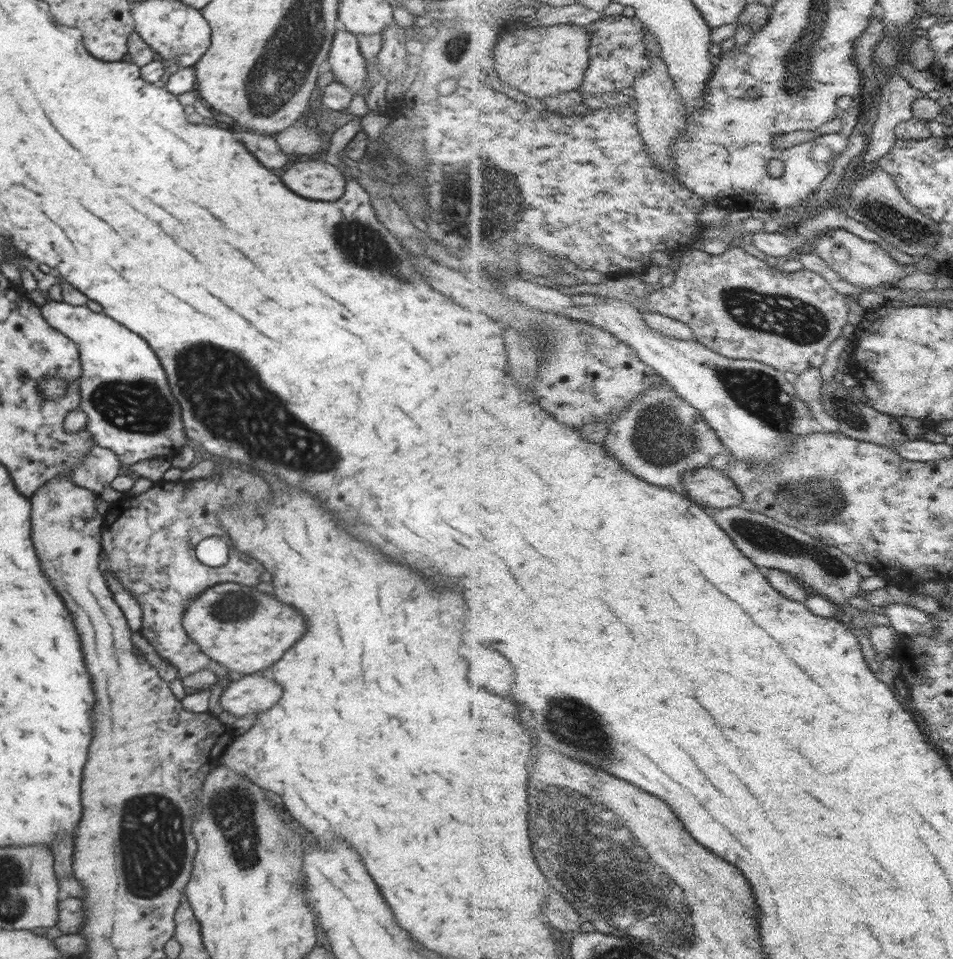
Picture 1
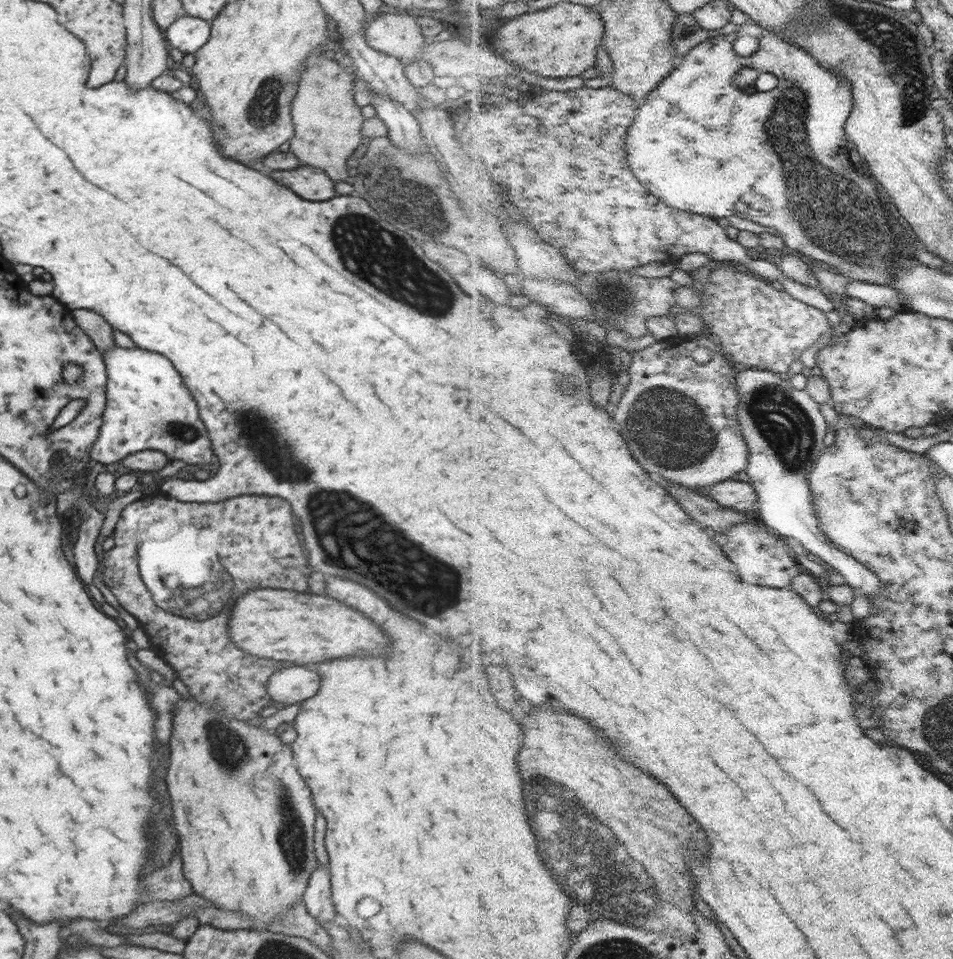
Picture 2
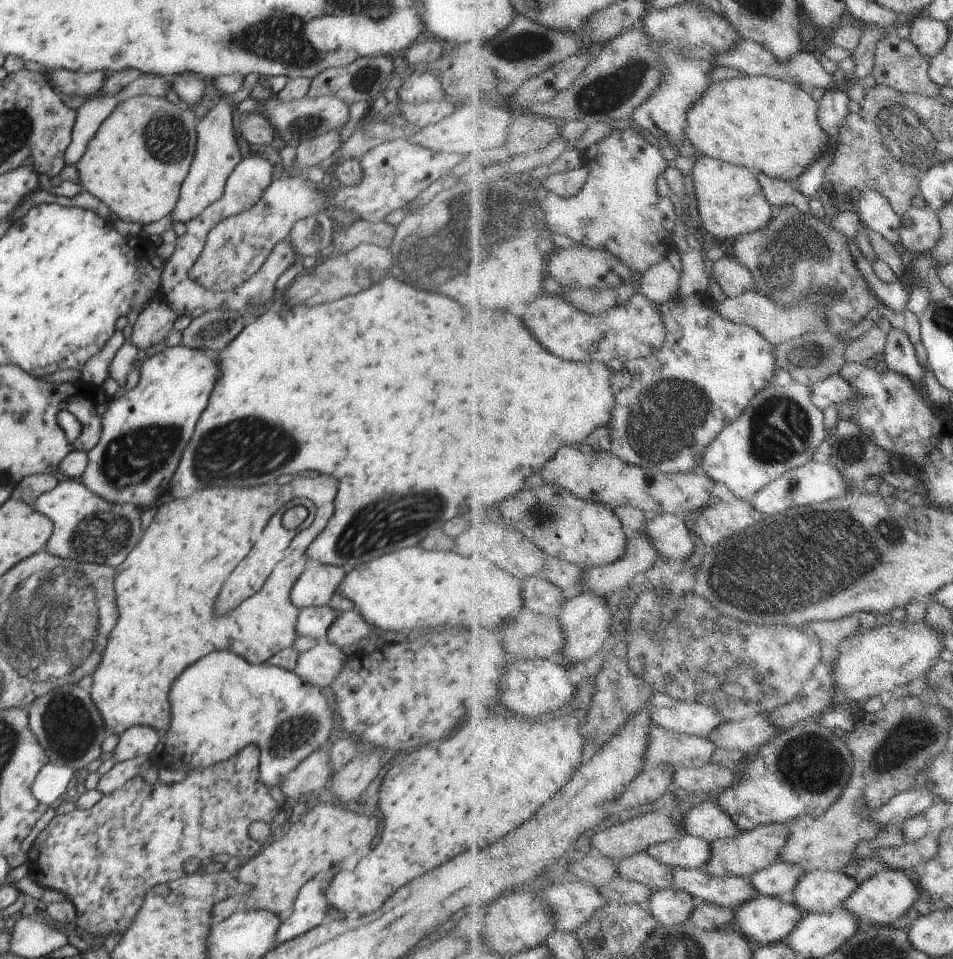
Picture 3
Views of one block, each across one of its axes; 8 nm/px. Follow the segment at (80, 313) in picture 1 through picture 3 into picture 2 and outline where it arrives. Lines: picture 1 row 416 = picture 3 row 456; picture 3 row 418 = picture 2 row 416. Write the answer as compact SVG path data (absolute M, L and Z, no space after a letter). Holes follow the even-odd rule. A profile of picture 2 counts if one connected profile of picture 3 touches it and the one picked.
M116 344L107 348L102 355L107 372L106 406L97 441L90 453L91 463L101 462L104 465L116 463L125 456L141 450L159 450L170 461L183 460L186 464L212 462L215 454L205 424L199 417L198 405L168 358L151 350L138 347L128 349Z

